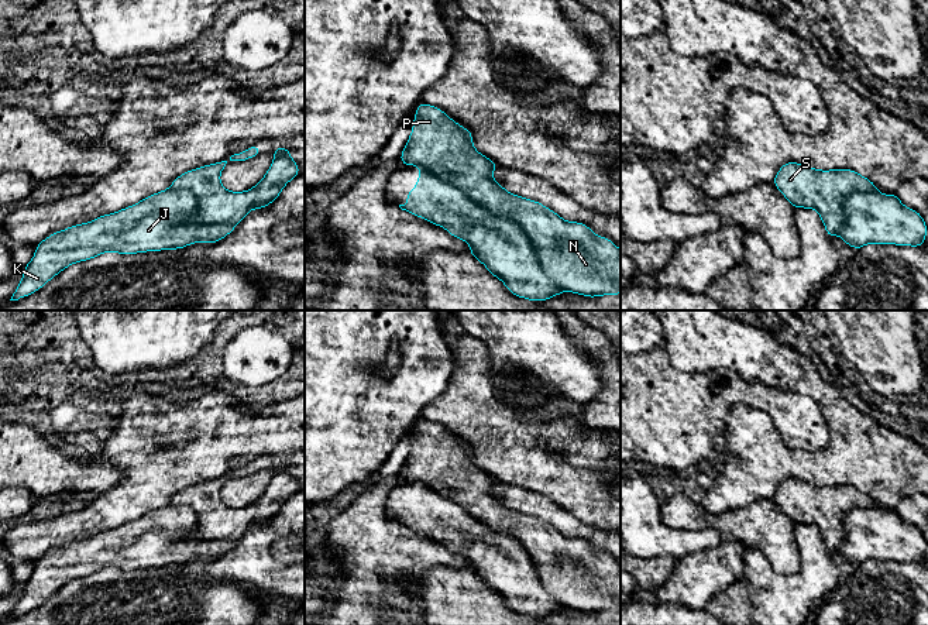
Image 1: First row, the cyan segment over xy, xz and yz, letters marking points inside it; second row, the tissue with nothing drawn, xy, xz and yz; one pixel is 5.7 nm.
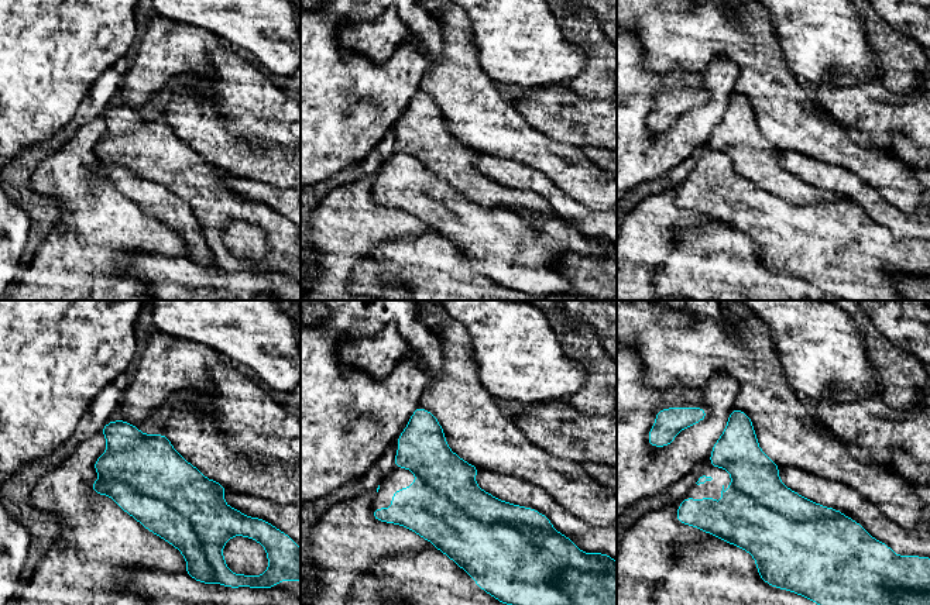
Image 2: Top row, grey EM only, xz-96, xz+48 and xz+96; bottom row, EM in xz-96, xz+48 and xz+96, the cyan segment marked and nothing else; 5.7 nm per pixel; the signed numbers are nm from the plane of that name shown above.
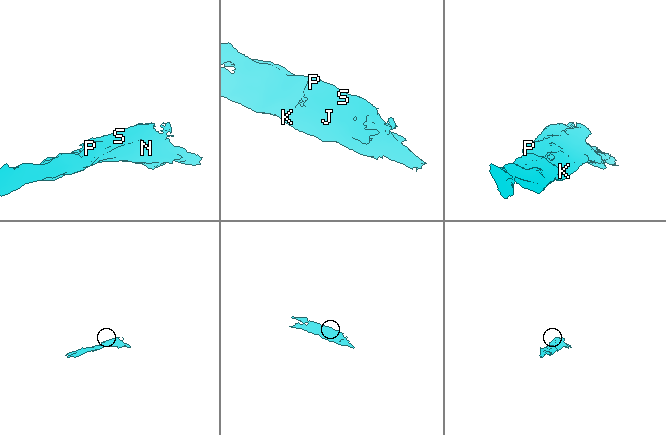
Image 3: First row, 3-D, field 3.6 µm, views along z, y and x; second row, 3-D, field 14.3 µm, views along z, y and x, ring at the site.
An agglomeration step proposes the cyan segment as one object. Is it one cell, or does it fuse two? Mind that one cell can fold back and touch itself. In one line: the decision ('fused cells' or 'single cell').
fused cells

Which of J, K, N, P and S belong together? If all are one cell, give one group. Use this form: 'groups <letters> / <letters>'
groups J K / N P S

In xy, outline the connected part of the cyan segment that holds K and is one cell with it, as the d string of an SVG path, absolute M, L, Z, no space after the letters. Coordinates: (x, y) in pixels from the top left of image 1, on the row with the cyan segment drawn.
M168 188L118 212L52 233L37 244L35 254L24 267L23 278L10 301L18 301L37 292L66 267L92 260L103 253L130 255L169 248L179 250L199 241L219 243L233 233L236 226L197 223L193 219L196 209L197 202L190 190Z

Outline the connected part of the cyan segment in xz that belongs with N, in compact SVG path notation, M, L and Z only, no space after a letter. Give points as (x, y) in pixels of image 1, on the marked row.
M426 102L416 106L412 133L399 159L406 166L420 165L491 213L516 222L532 240L544 274L560 289L588 298L621 293L621 250L615 243L608 237L597 236L584 223L566 222L536 200L509 193L491 175L499 166L474 148L472 133L441 109Z

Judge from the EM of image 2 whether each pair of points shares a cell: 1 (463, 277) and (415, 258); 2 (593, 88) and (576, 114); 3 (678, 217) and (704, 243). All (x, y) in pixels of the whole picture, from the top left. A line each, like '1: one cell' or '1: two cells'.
1: one cell
2: two cells
3: two cells

